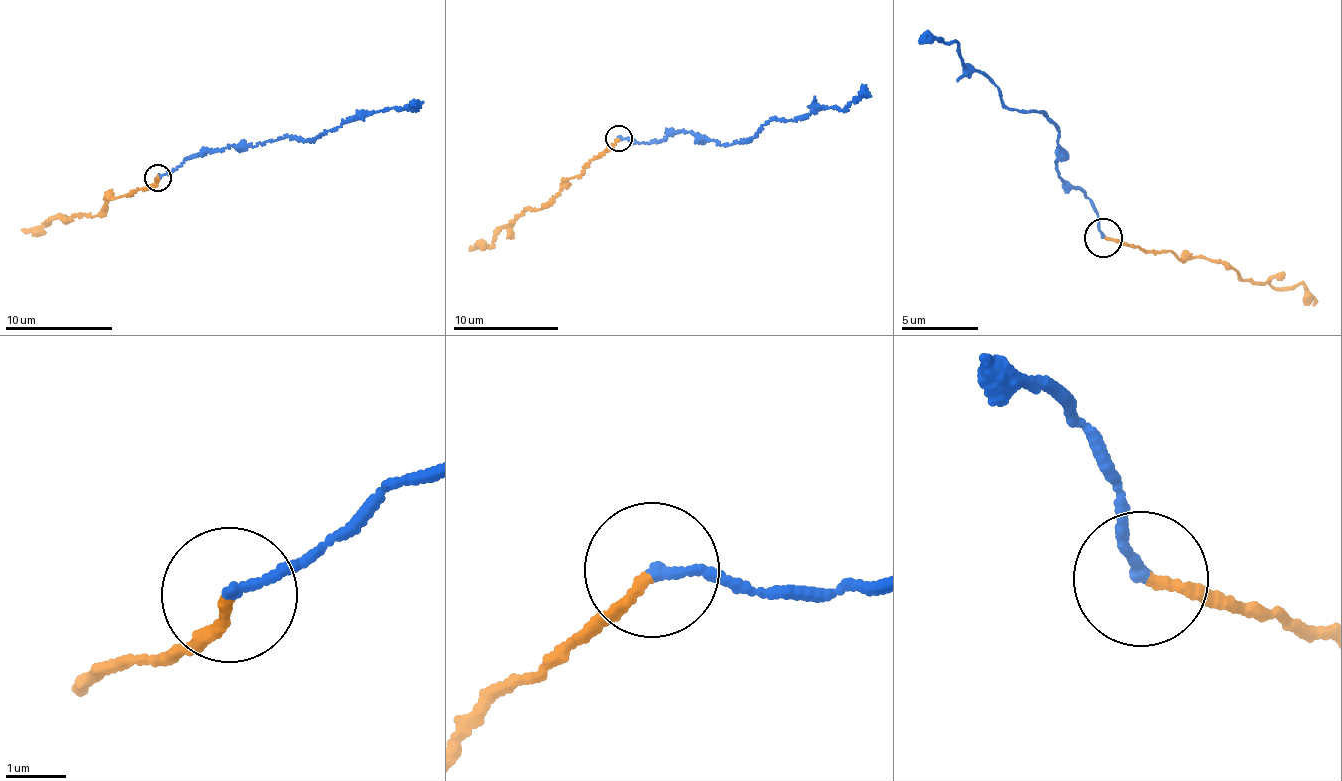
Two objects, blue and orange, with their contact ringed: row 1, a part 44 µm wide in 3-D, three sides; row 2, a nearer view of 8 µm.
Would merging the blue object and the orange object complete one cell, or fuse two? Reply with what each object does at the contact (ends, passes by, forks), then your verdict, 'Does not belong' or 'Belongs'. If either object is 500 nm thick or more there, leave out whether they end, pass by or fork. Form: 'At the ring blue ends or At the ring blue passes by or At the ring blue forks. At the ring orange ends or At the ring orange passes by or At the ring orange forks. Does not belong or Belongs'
At the ring blue ends. At the ring orange ends. Belongs

